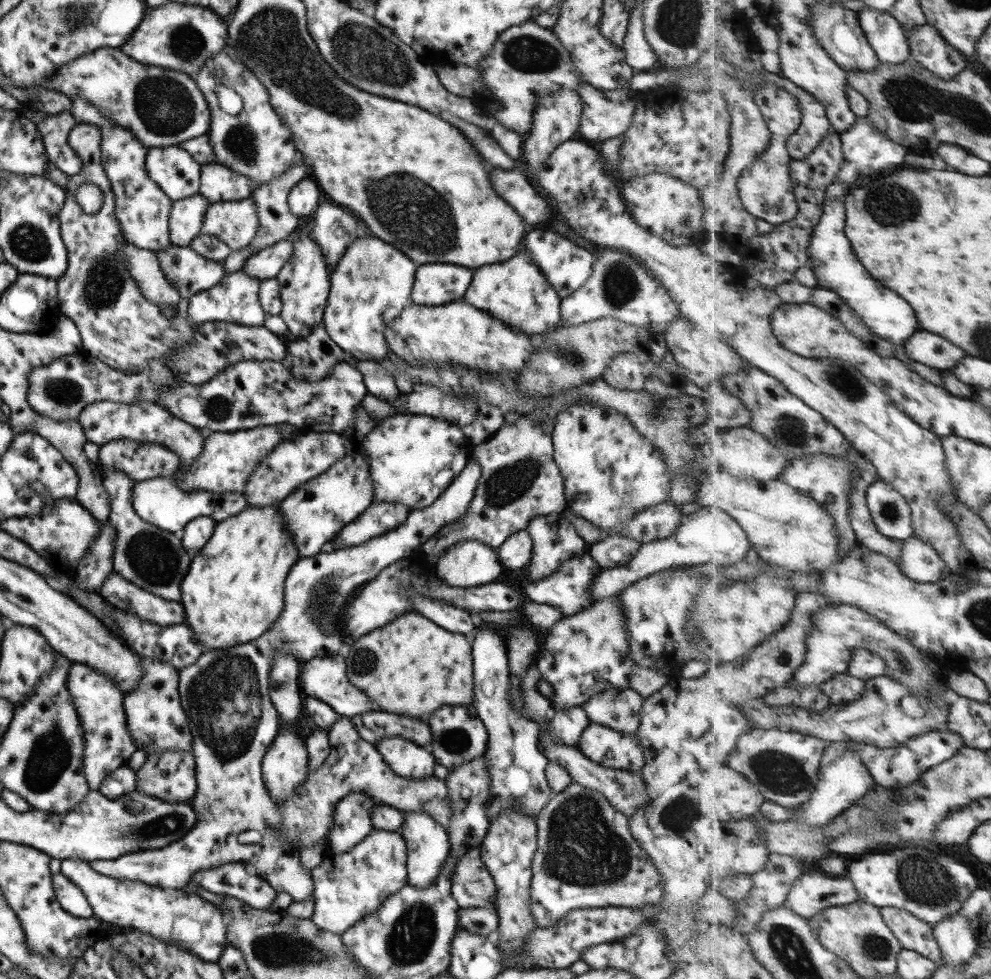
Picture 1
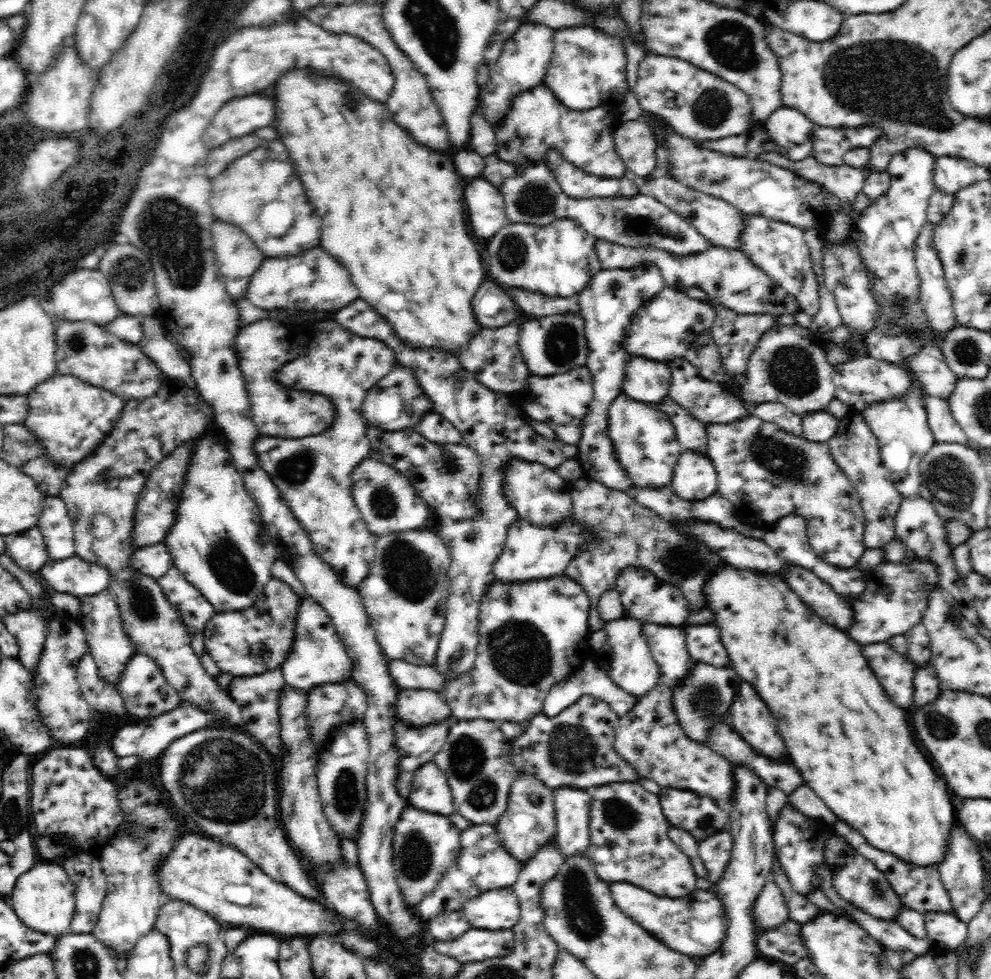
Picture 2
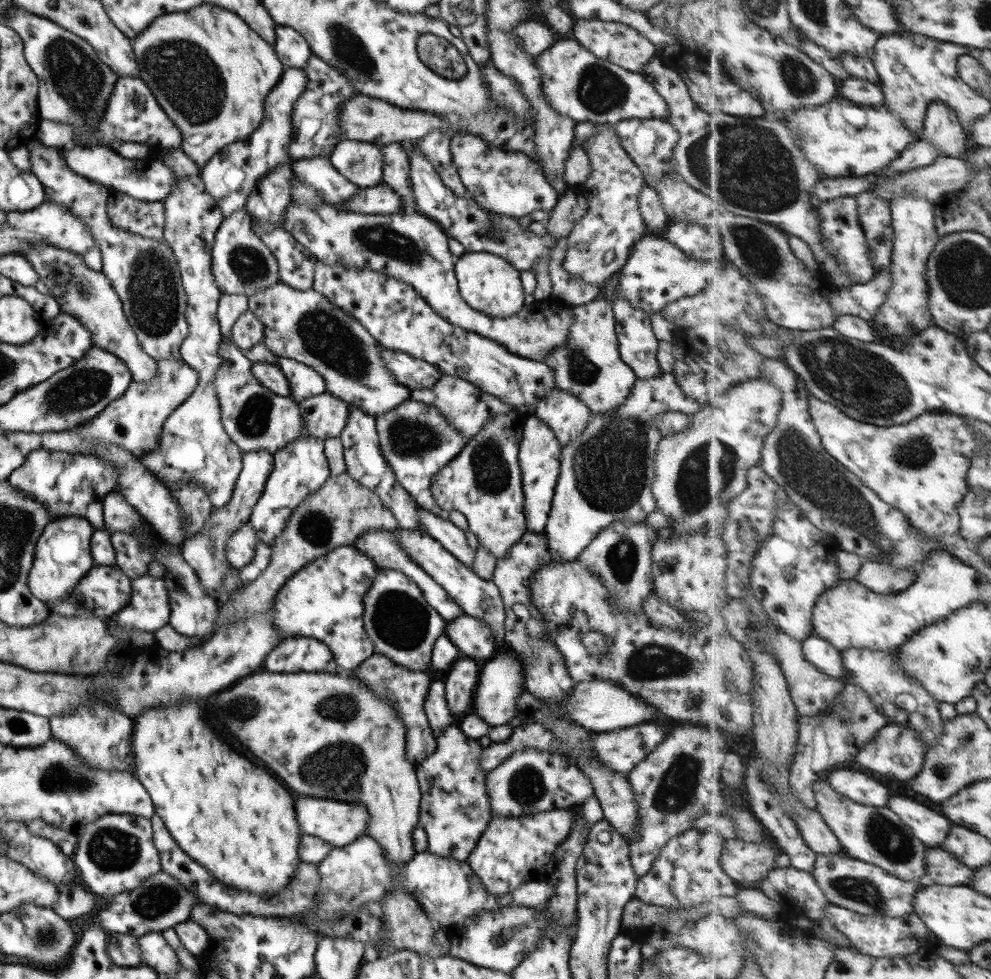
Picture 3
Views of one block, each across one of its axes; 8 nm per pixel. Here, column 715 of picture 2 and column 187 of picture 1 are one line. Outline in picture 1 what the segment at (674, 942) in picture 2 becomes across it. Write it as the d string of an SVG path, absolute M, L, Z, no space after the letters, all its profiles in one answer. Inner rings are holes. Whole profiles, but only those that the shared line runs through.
M64 859L60 872L80 887L93 914L107 923L119 927L131 927L143 934L152 936L164 945L184 948L197 958L218 963L222 952L228 946L227 925L221 910L197 894L187 893L184 889L162 888L147 885L140 881L118 880L104 876L90 868L88 861Z

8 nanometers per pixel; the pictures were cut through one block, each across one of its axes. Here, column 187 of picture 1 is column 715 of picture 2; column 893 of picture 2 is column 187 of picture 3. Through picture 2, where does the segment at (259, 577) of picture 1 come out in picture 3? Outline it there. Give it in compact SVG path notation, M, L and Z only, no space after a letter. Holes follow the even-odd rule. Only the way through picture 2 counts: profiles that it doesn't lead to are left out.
M186 702L166 708L150 707L138 713L133 722L132 754L136 777L148 791L155 814L162 818L178 846L224 885L257 896L273 896L284 889L302 863L298 849L303 833L294 818L290 792L282 790L270 774L264 774L266 770L228 748L206 722L204 704Z

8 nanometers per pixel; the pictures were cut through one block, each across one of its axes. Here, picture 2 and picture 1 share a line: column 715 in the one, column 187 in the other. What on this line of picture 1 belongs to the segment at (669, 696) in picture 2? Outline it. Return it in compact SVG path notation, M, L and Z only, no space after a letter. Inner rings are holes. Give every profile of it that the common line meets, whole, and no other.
M150 751L146 755L144 765L136 771L136 791L140 795L156 797L171 803L186 803L198 790L196 780L196 765L192 751Z

